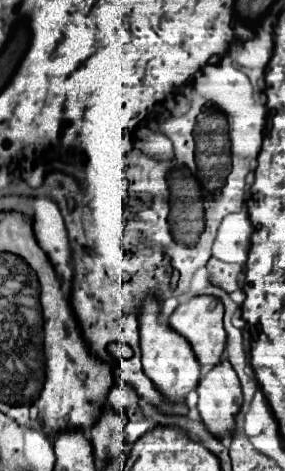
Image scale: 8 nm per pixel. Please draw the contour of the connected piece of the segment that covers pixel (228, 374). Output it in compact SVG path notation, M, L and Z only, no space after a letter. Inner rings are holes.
M223 360L217 364L217 368L203 374L197 394L197 410L205 428L209 428L209 432L213 432L213 436L219 440L233 436L233 424L243 404L243 394L239 378L229 360Z

